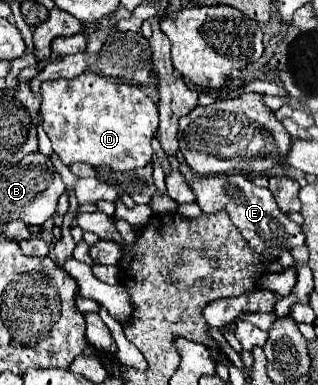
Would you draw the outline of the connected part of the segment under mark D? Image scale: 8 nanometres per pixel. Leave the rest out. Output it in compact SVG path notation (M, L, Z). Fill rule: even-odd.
M85 72L79 78L57 78L41 84L43 128L53 144L53 152L71 166L75 162L93 168L107 166L113 172L129 172L151 162L151 140L159 128L155 102L137 86Z

